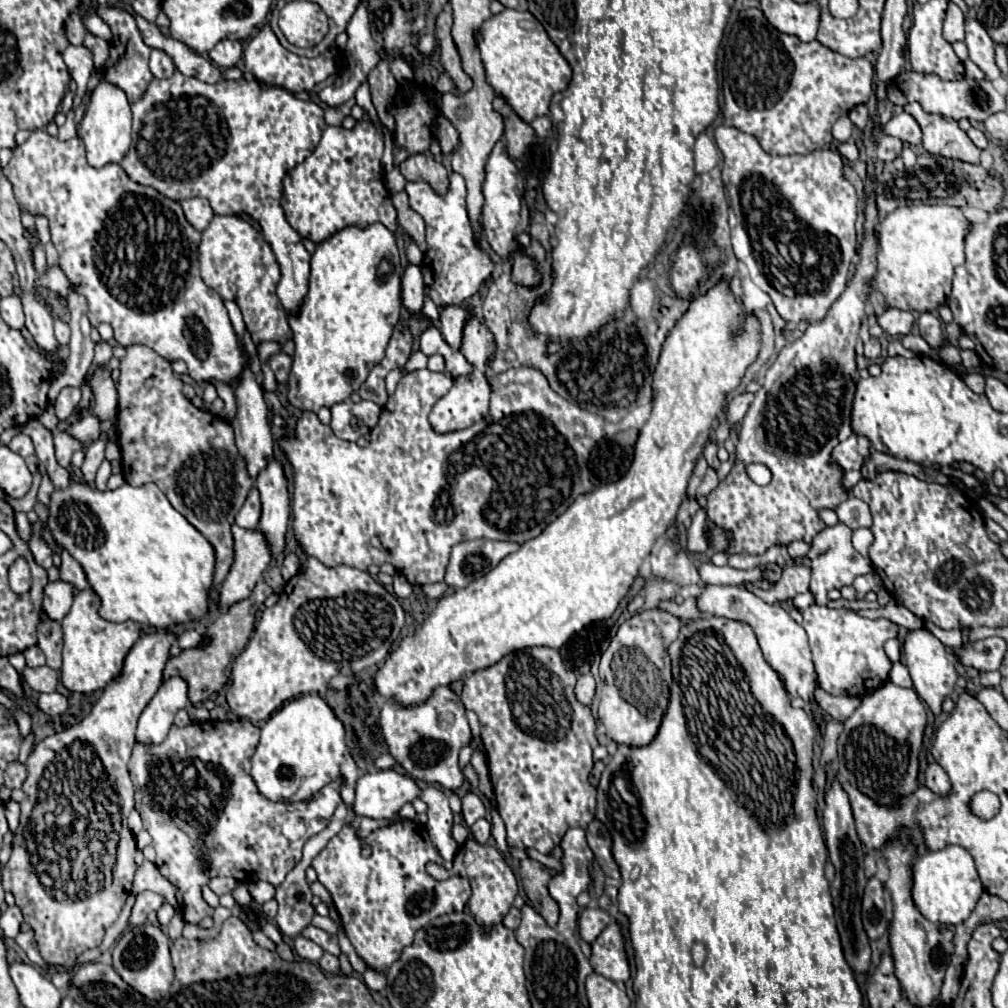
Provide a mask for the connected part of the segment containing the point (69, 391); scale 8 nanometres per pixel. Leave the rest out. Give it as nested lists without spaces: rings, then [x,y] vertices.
[[[63,388],[55,400],[55,414],[59,420],[69,418],[81,400],[79,388]]]

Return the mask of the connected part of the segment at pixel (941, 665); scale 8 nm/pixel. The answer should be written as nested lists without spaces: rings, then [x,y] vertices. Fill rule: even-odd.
[[[917,628],[917,630],[907,632],[901,650],[903,650],[905,666],[909,668],[909,674],[911,674],[911,680],[913,680],[913,686],[915,686],[917,694],[929,704],[933,714],[939,714],[943,698],[953,692],[953,686],[959,678],[957,672],[955,672],[955,666],[949,660],[947,648],[927,628]]]

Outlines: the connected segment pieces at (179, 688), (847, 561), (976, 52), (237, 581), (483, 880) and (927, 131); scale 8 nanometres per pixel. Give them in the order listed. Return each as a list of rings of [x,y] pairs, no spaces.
[[[181,676],[165,680],[139,716],[137,740],[145,744],[163,742],[167,738],[175,714],[189,704],[191,702],[187,698],[187,682]]]
[[[837,522],[835,526],[825,526],[821,532],[817,532],[813,536],[813,542],[811,542],[811,548],[807,552],[805,558],[801,558],[801,562],[797,562],[795,558],[789,558],[789,566],[807,566],[811,570],[811,594],[815,598],[815,604],[819,606],[825,606],[827,604],[827,592],[833,590],[833,588],[843,588],[847,584],[853,584],[853,578],[859,576],[859,574],[867,574],[873,570],[871,562],[867,562],[867,558],[863,558],[855,548],[853,548],[853,542],[851,542],[851,536],[853,536],[853,530],[843,524],[843,522]]]
[[[969,8],[965,14],[965,44],[969,48],[969,58],[985,72],[989,80],[1001,76],[995,60],[993,60],[993,46],[995,42],[989,38],[987,30],[977,20],[975,8]]]
[[[237,524],[231,526],[233,532],[233,542],[235,542],[235,558],[231,564],[231,570],[219,590],[219,612],[227,612],[233,604],[245,600],[251,596],[257,580],[261,580],[261,572],[269,566],[271,558],[269,558],[269,546],[265,546],[265,538],[261,538],[261,534],[257,534],[255,530],[243,530]]]
[[[467,840],[465,844],[461,844],[461,848],[455,854],[451,874],[461,874],[471,880],[473,896],[469,900],[469,910],[471,910],[473,918],[477,920],[477,924],[485,932],[489,932],[493,926],[501,924],[505,914],[513,908],[513,900],[517,896],[517,880],[503,858],[503,852],[499,852],[495,846],[489,846],[489,844],[483,846],[475,840]]]
[[[913,102],[905,106],[905,112],[909,112],[917,124],[923,130],[923,148],[931,152],[933,156],[953,158],[969,164],[979,164],[981,150],[969,140],[969,136],[957,126],[955,120],[943,118],[937,114],[927,114],[923,108]]]

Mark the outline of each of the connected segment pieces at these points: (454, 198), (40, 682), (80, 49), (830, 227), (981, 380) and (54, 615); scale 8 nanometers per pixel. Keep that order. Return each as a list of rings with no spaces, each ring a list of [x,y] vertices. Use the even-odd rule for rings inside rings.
[[[457,172],[449,174],[449,190],[445,194],[435,192],[427,182],[407,184],[405,192],[409,194],[409,206],[417,214],[423,216],[427,226],[427,252],[421,264],[425,294],[437,306],[459,306],[461,302],[469,300],[473,294],[479,292],[483,282],[493,272],[491,258],[475,246],[475,236],[471,232],[471,224],[467,218],[465,208],[465,178]]]
[[[41,666],[41,668],[25,668],[21,672],[21,676],[25,678],[25,682],[35,690],[35,692],[53,692],[57,688],[59,682],[59,674],[55,670],[51,670],[49,666]]]
[[[69,46],[63,52],[63,60],[69,68],[71,78],[77,82],[76,95],[72,106],[72,109],[75,110],[81,103],[85,88],[87,88],[87,80],[93,72],[93,58],[91,58],[91,52],[85,46]]]
[[[719,126],[715,128],[715,142],[719,146],[719,150],[723,152],[723,182],[725,182],[725,192],[727,192],[727,202],[729,202],[729,226],[731,226],[731,242],[733,242],[733,252],[735,256],[747,266],[747,274],[751,278],[753,284],[757,284],[763,292],[767,292],[779,312],[779,316],[785,322],[795,322],[799,324],[801,320],[805,322],[821,322],[825,318],[825,314],[829,312],[829,308],[833,306],[833,302],[837,302],[837,298],[845,292],[847,288],[847,272],[849,272],[849,264],[851,258],[855,254],[855,218],[857,218],[857,194],[851,182],[847,182],[843,178],[843,160],[837,152],[833,150],[815,150],[811,154],[805,156],[771,156],[767,154],[759,142],[755,140],[755,136],[745,134],[733,126]]]
[[[967,374],[963,380],[975,394],[983,394],[985,392],[985,376],[981,376],[981,374]]]
[[[49,582],[45,586],[45,596],[43,596],[43,610],[51,620],[61,622],[67,612],[71,610],[73,604],[73,586],[67,582]]]

